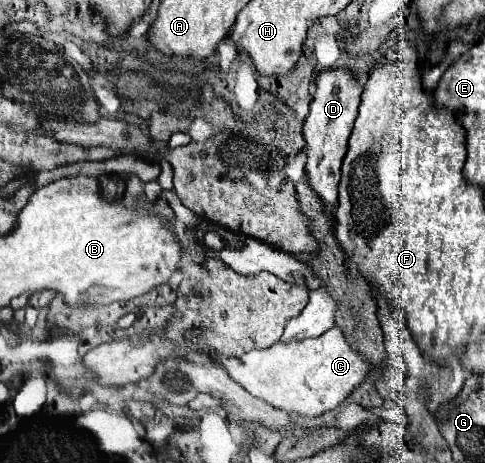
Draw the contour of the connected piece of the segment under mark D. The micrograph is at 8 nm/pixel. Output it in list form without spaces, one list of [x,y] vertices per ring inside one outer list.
[[[345,68],[319,72],[315,78],[315,96],[309,106],[309,116],[303,124],[303,136],[307,142],[307,164],[311,188],[321,196],[327,214],[333,212],[337,204],[337,184],[341,178],[341,160],[347,152],[347,138],[351,136],[353,122],[357,118],[359,96],[363,88],[359,80]]]

